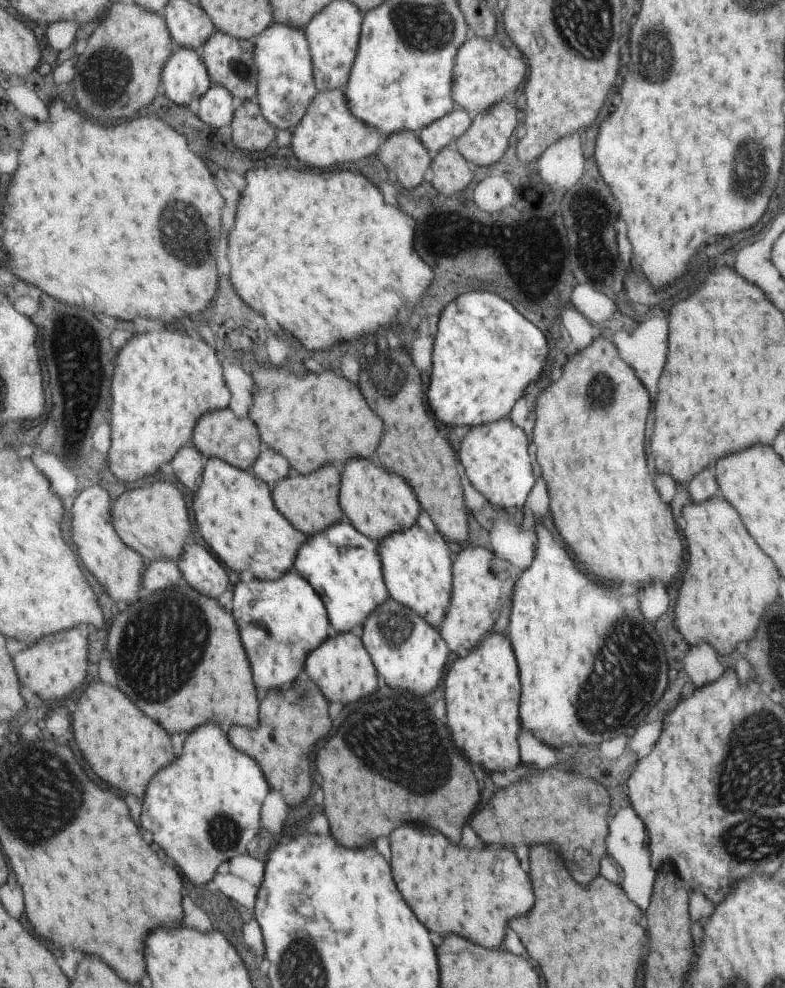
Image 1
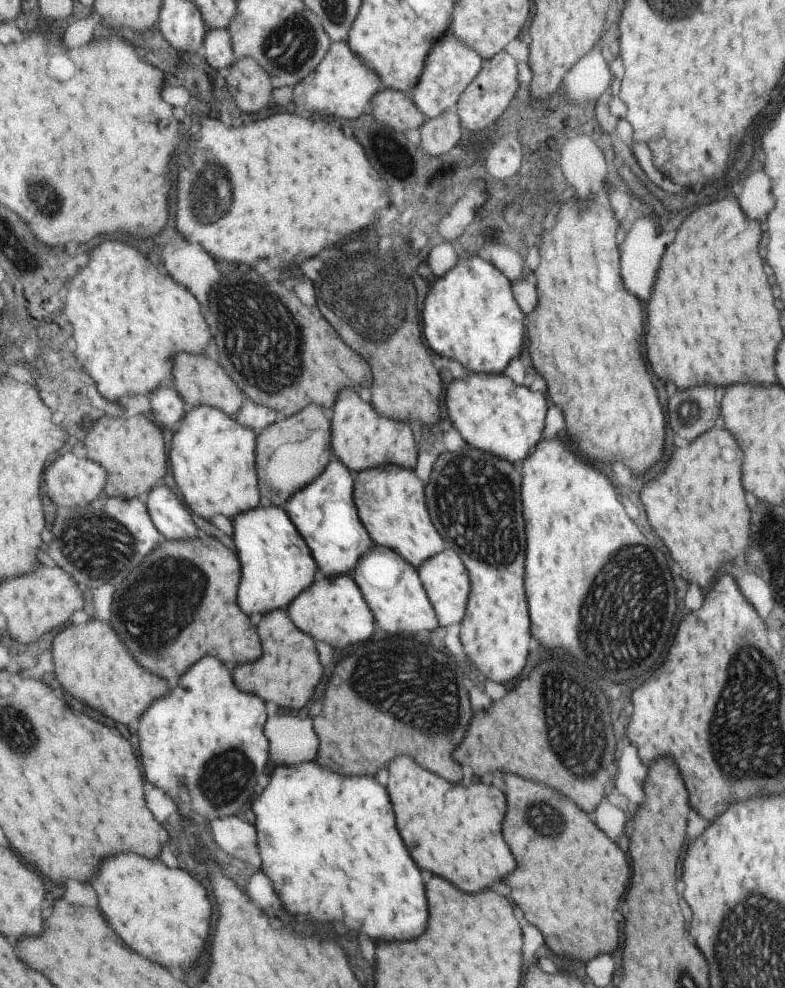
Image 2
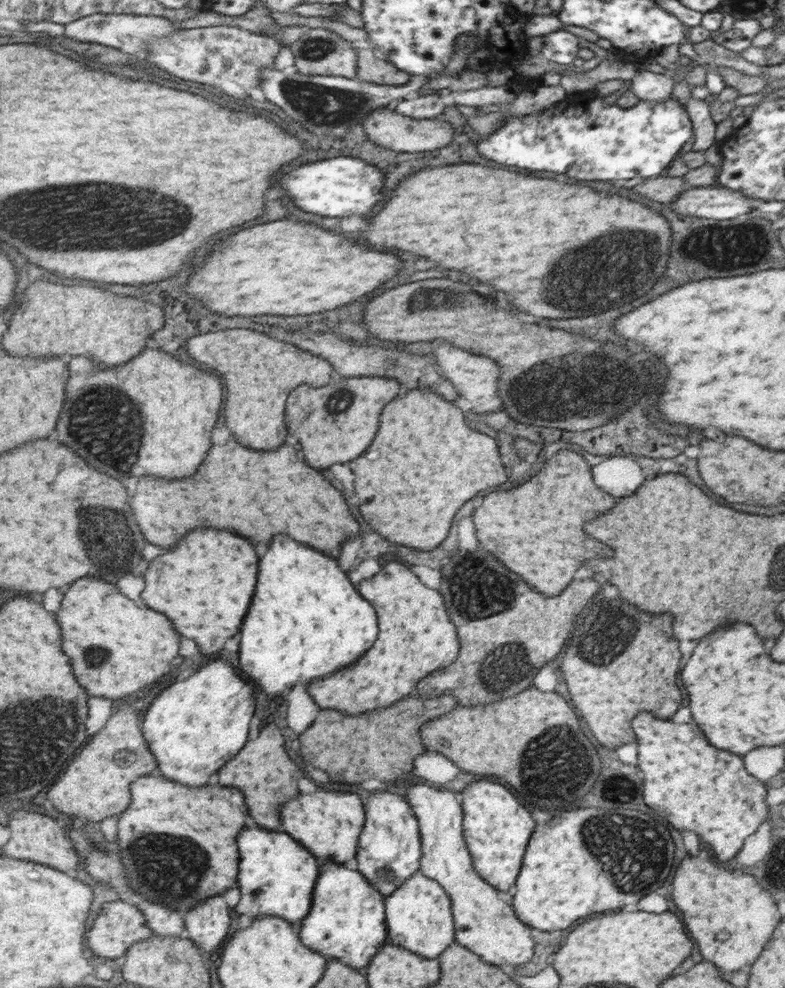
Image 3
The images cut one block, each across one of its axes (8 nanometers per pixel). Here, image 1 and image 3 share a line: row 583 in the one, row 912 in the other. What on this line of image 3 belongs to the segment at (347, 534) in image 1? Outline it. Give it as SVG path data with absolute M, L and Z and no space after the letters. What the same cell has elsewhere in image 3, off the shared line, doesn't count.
M324 861L314 910L299 929L302 941L309 948L321 952L328 959L342 959L365 972L374 955L384 948L387 922L385 896L366 880L355 864Z

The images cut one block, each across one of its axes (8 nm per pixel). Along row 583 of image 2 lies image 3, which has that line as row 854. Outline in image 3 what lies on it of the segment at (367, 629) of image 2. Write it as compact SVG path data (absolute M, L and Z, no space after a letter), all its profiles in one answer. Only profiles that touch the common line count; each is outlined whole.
M322 788L316 794L302 794L286 804L286 828L290 835L297 837L322 862L338 861L354 865L358 858L358 837L364 827L364 806L358 794L352 792L332 792Z

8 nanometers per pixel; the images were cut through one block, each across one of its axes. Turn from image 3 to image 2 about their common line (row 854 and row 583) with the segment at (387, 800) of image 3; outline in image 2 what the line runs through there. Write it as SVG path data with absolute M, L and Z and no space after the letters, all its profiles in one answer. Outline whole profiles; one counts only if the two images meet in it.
M374 545L364 557L354 574L363 597L366 598L378 626L388 634L416 634L432 632L438 628L436 608L416 568L388 547Z

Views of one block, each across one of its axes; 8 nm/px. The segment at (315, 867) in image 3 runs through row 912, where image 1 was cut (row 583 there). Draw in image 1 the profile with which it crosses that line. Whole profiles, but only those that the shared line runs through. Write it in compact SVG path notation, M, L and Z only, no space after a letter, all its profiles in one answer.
M298 570L277 581L258 578L250 583L241 581L235 587L233 604L233 615L242 626L245 647L264 702L269 691L294 685L306 672L310 656L329 640L329 609L325 599Z

